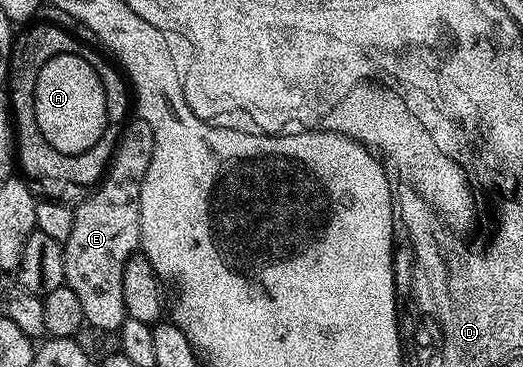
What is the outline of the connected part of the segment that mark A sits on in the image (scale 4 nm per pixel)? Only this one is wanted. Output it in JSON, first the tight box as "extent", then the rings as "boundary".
{"extent":[34,54,106,155],"boundary":[[[78,54],[58,55],[40,67],[34,88],[34,110],[40,135],[61,153],[85,155],[106,133],[106,86],[96,75],[94,62]]]}

